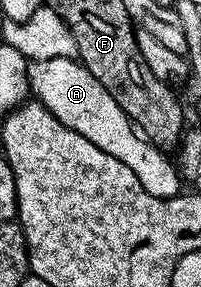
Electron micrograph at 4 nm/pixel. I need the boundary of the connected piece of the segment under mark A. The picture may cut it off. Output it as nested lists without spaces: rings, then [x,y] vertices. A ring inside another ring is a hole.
[[[53,57],[52,59],[36,59],[27,68],[27,81],[32,96],[57,117],[69,129],[81,133],[97,149],[109,153],[109,157],[117,157],[141,181],[145,193],[158,199],[171,198],[181,187],[181,177],[176,166],[163,156],[160,148],[152,145],[133,126],[127,114],[117,105],[115,98],[108,93],[105,85],[89,73],[89,69],[79,62],[78,58],[66,59]]]

